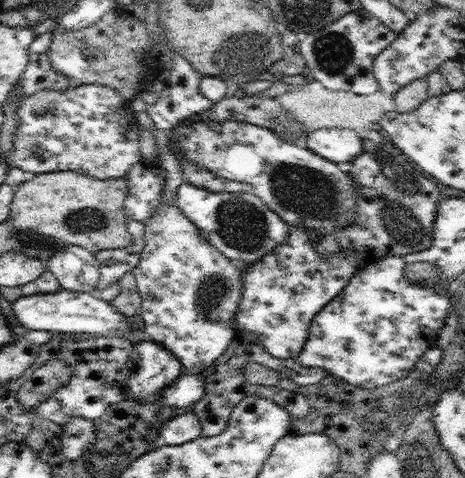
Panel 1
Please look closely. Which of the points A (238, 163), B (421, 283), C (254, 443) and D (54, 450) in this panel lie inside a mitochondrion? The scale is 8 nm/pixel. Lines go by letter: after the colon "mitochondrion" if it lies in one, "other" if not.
A: other
B: other
C: other
D: other

